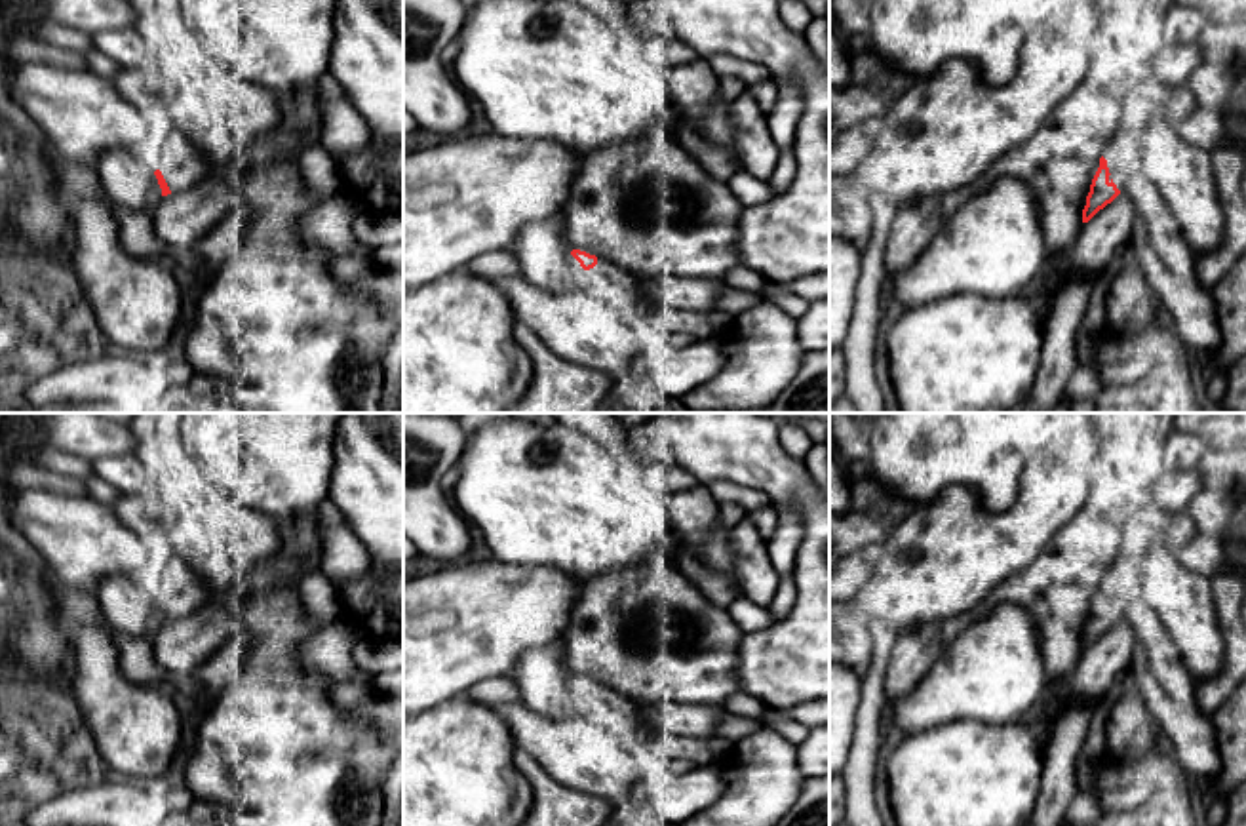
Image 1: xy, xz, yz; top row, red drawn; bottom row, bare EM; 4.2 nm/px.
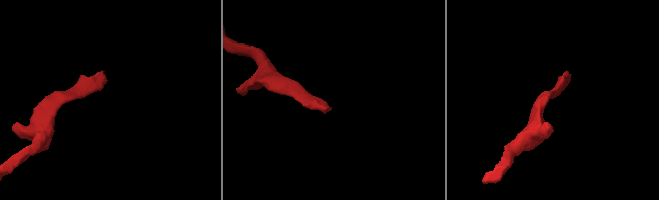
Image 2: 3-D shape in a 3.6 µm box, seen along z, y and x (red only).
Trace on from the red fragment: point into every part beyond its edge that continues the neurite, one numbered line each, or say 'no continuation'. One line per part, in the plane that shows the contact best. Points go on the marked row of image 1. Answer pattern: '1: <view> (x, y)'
1: xy (181, 164)

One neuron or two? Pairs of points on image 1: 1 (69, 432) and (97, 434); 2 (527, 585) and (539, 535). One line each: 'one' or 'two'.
1: one
2: two

